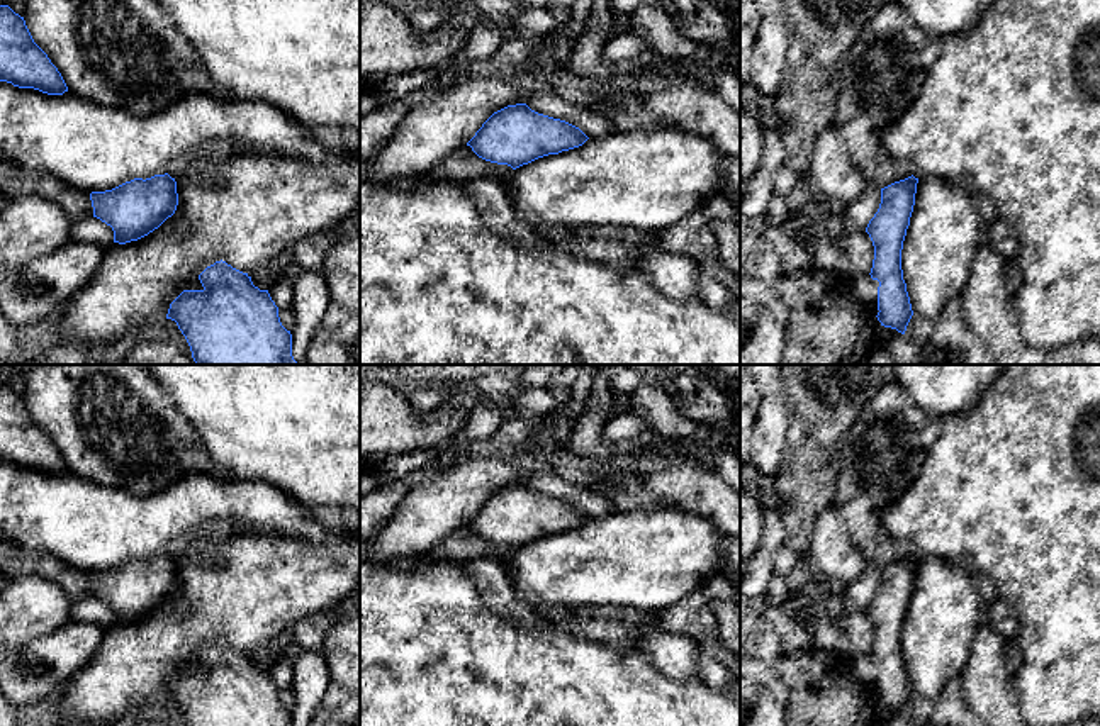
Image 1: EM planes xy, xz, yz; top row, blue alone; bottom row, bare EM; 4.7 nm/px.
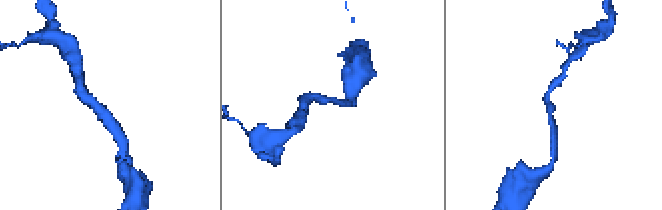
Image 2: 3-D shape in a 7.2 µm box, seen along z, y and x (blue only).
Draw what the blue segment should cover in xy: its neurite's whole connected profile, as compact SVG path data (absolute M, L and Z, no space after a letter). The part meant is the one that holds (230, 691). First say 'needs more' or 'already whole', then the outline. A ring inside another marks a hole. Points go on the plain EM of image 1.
already whole; M221 639L207 646L199 660L204 668L183 670L166 694L166 699L177 702L188 726L292 726L292 714L282 706L268 670L255 667L248 653Z

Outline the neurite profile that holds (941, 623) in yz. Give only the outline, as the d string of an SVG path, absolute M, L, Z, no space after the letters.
M918 558L901 629L913 694L935 701L954 677L962 677L981 628L979 607L971 568L942 558Z

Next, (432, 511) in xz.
M504 451L492 456L460 456L448 470L416 485L401 500L387 526L365 541L372 563L428 555L445 538L463 528L497 490L526 483L543 472L542 465L523 468Z

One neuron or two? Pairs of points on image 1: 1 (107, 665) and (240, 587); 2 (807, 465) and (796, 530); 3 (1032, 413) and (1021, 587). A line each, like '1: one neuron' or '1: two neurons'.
1: one neuron
2: one neuron
3: one neuron

